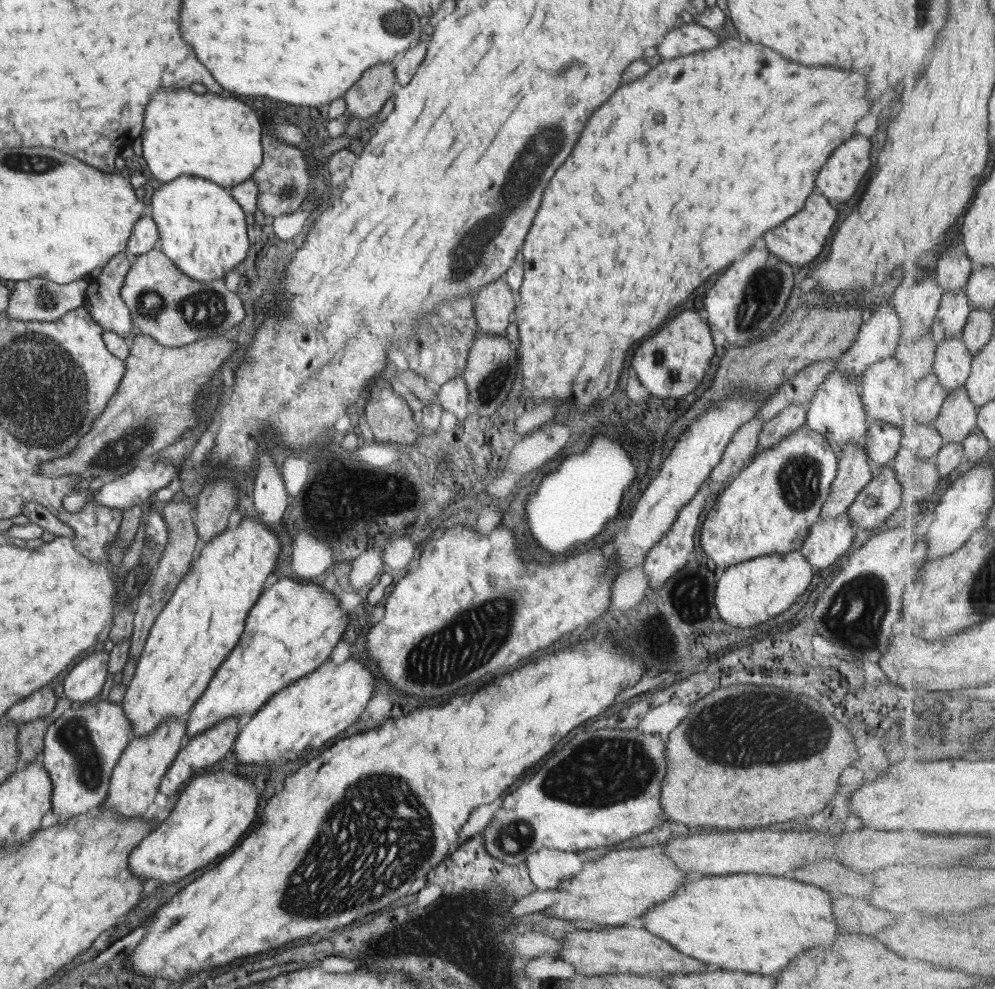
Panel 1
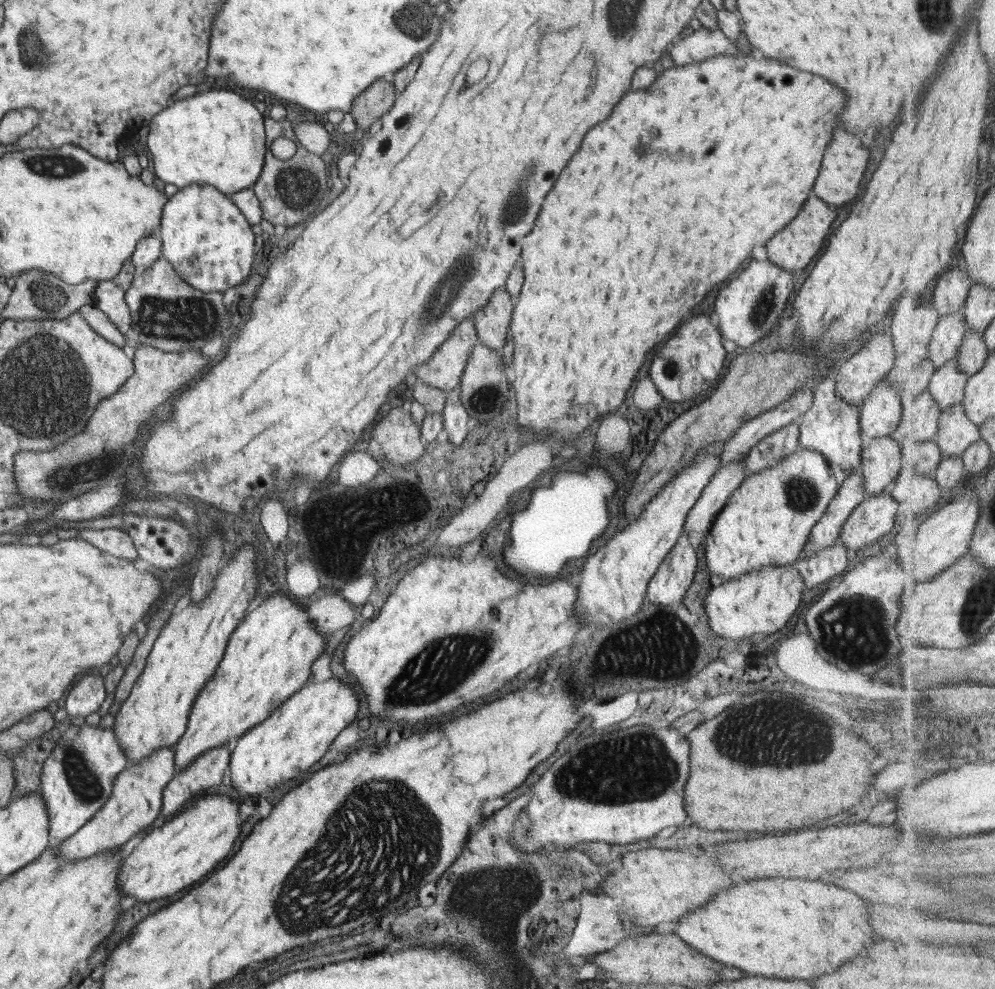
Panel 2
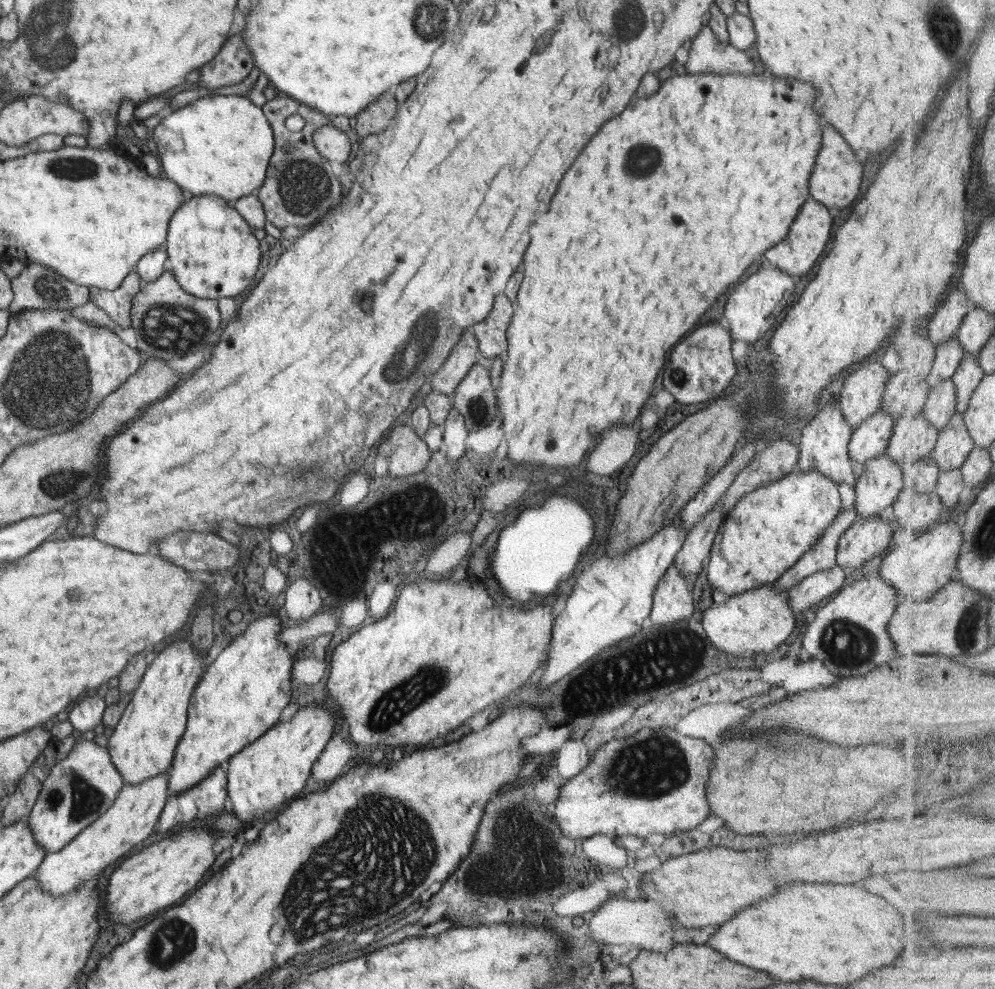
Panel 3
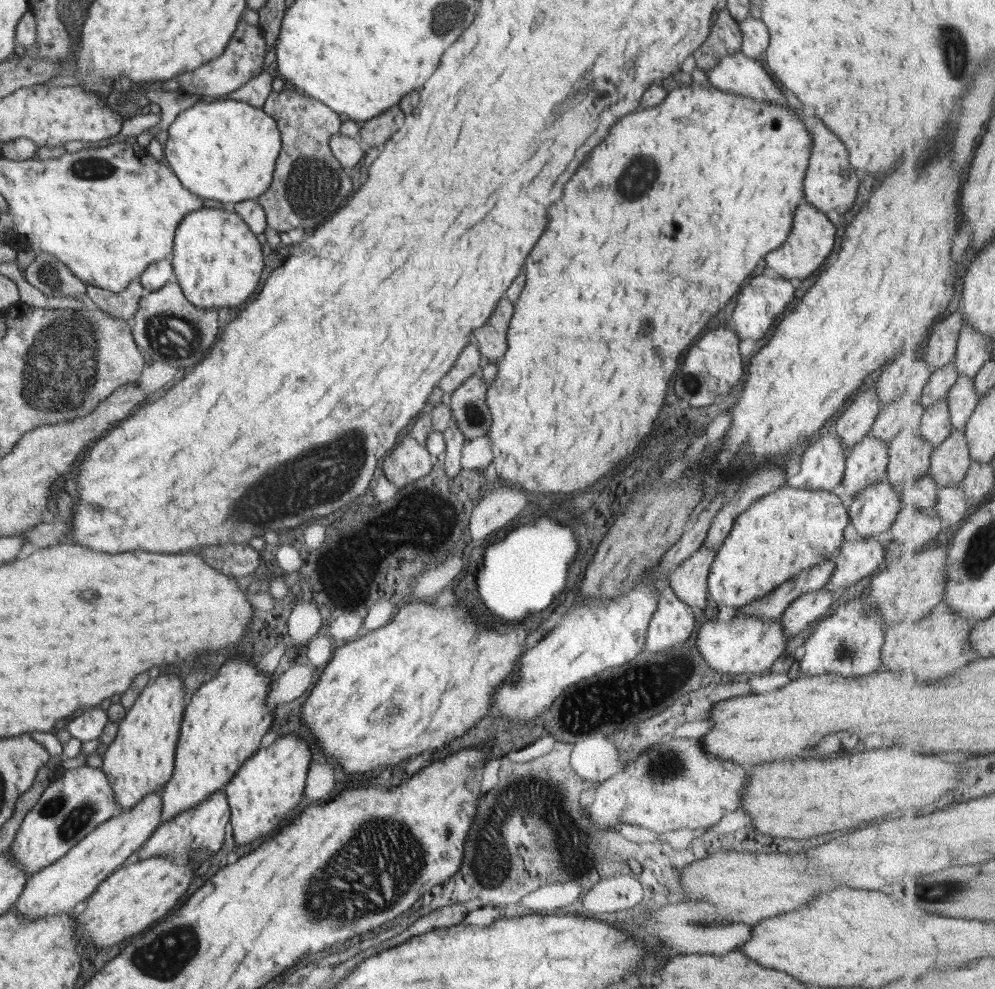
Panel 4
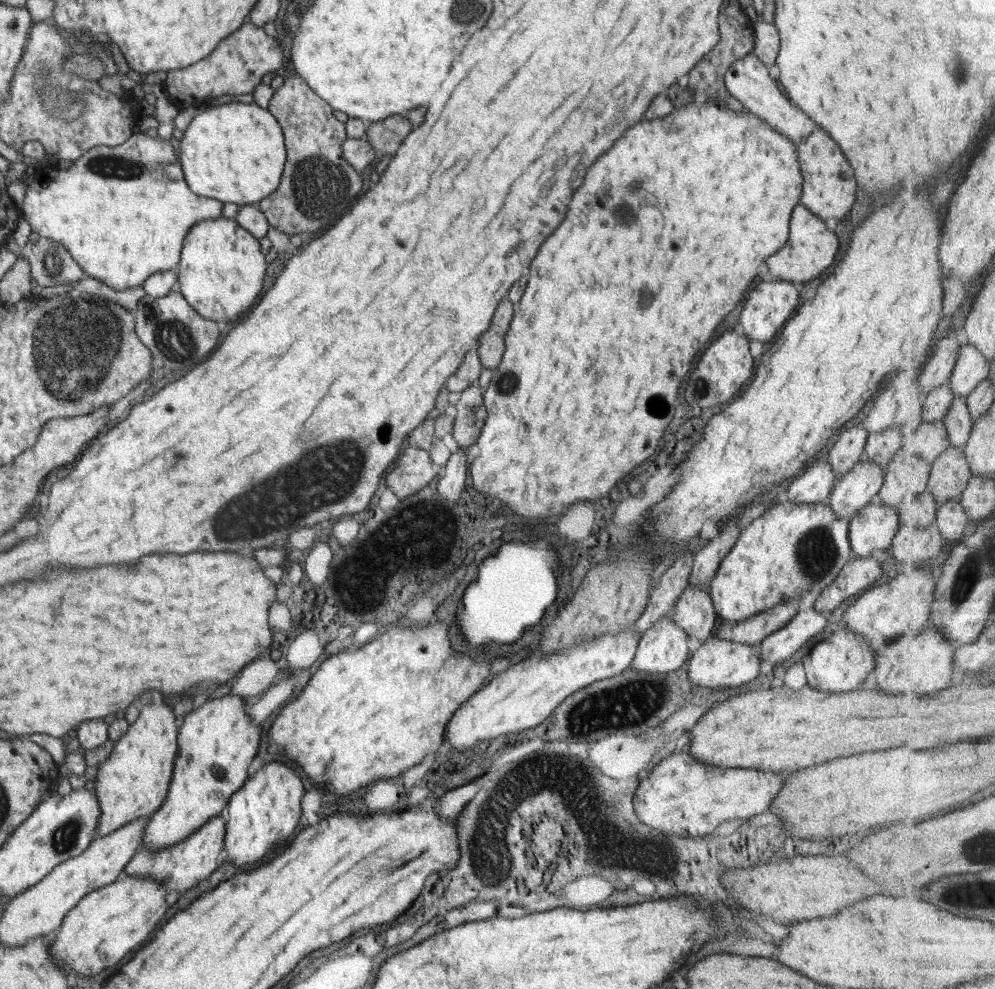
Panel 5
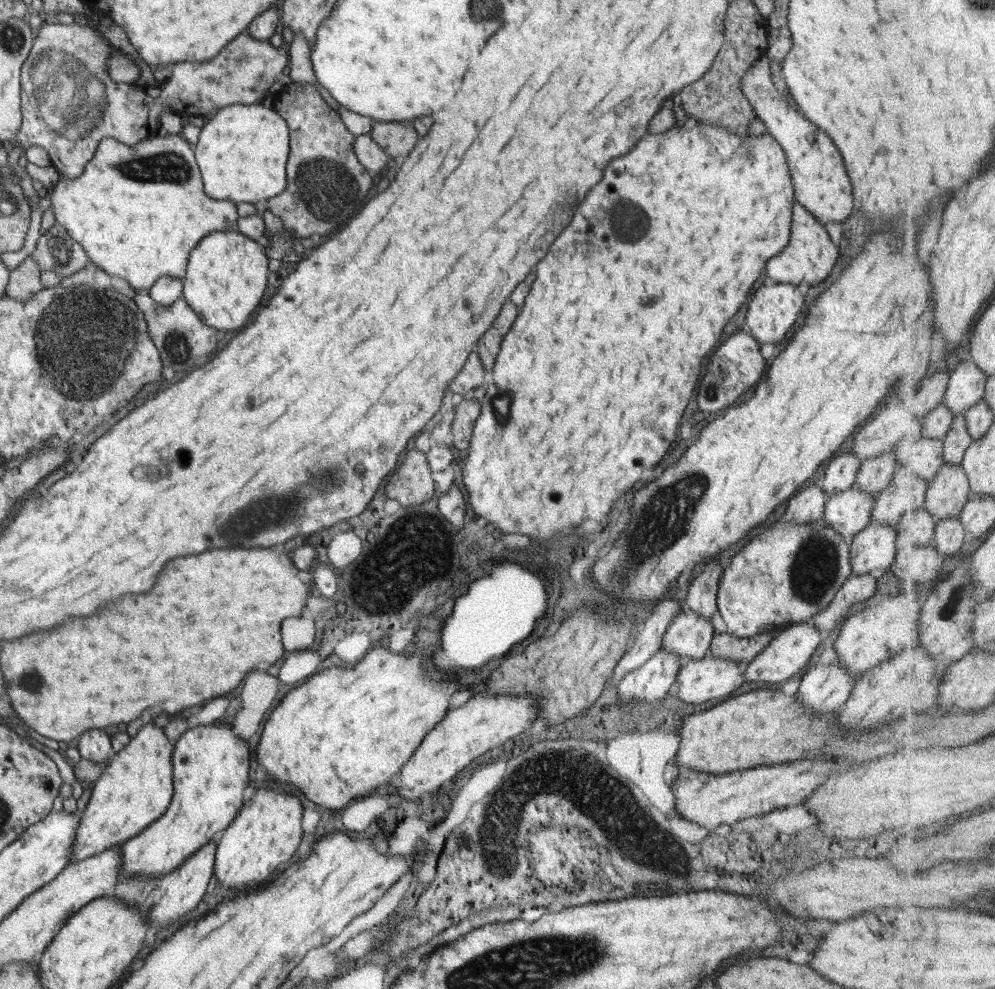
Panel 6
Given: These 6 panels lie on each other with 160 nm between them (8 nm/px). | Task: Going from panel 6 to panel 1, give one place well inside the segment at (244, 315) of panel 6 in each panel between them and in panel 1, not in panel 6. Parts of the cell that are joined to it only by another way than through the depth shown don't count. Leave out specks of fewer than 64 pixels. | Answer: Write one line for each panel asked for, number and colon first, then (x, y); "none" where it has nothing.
1: (201, 227)
2: (205, 237)
3: (212, 252)
4: (217, 261)
5: (221, 270)

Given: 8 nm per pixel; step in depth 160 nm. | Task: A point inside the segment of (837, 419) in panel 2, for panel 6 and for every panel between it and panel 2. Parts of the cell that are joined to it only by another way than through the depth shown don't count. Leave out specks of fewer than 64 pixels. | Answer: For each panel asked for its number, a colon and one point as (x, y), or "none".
3: (824, 443)
4: (822, 465)
5: (816, 483)
6: (807, 505)

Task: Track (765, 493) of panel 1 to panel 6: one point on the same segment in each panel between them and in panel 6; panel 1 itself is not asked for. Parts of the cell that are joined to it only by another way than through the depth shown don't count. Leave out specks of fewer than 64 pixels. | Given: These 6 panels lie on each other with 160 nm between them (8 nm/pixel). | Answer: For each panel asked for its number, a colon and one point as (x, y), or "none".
2: (768, 519)
3: (767, 532)
4: (789, 530)
5: (790, 550)
6: (788, 573)

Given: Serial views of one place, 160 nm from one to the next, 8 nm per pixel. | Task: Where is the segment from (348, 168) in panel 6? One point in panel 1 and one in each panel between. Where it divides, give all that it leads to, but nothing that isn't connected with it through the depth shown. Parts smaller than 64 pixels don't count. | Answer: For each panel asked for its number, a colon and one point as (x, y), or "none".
1: (283, 180)
2: (289, 191)
3: (300, 187)
4: (309, 184)
5: (317, 186)

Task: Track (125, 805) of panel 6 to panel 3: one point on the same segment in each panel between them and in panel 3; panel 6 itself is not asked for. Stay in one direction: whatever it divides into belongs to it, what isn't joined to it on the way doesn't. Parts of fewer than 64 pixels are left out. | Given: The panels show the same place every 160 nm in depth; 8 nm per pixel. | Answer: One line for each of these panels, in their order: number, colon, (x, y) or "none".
3: (142, 745)
4: (141, 759)
5: (133, 782)

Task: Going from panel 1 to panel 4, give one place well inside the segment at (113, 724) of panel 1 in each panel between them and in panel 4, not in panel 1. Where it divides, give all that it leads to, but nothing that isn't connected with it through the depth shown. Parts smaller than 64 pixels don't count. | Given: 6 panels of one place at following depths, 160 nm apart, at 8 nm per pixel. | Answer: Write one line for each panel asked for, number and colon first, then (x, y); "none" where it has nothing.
2: (77, 779)
3: (80, 788)
4: (72, 806)

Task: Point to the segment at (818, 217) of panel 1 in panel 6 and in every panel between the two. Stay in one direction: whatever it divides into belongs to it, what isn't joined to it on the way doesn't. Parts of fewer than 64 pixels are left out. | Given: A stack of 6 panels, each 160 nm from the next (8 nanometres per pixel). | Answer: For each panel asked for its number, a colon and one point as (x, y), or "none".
2: (793, 247)
3: (807, 238)
4: (810, 243)
5: (811, 249)
6: (809, 257)

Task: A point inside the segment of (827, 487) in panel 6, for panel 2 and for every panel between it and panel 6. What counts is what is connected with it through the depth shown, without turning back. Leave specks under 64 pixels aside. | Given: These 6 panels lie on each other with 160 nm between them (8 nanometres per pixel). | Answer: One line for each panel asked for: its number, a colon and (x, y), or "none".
2: (854, 379)
3: (862, 393)
4: (855, 423)
5: (849, 449)

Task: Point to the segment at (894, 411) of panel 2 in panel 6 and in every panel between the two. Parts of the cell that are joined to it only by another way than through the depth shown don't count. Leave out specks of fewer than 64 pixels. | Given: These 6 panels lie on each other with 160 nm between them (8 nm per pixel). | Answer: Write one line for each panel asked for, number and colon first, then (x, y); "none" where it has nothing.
3: (870, 440)
4: (867, 463)
5: (857, 488)
6: (848, 512)

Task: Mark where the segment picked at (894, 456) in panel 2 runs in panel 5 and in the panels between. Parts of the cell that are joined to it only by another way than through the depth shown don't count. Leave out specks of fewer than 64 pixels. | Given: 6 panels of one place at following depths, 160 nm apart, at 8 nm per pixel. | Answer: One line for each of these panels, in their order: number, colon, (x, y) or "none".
3: (880, 481)
4: (873, 510)
5: (871, 531)

